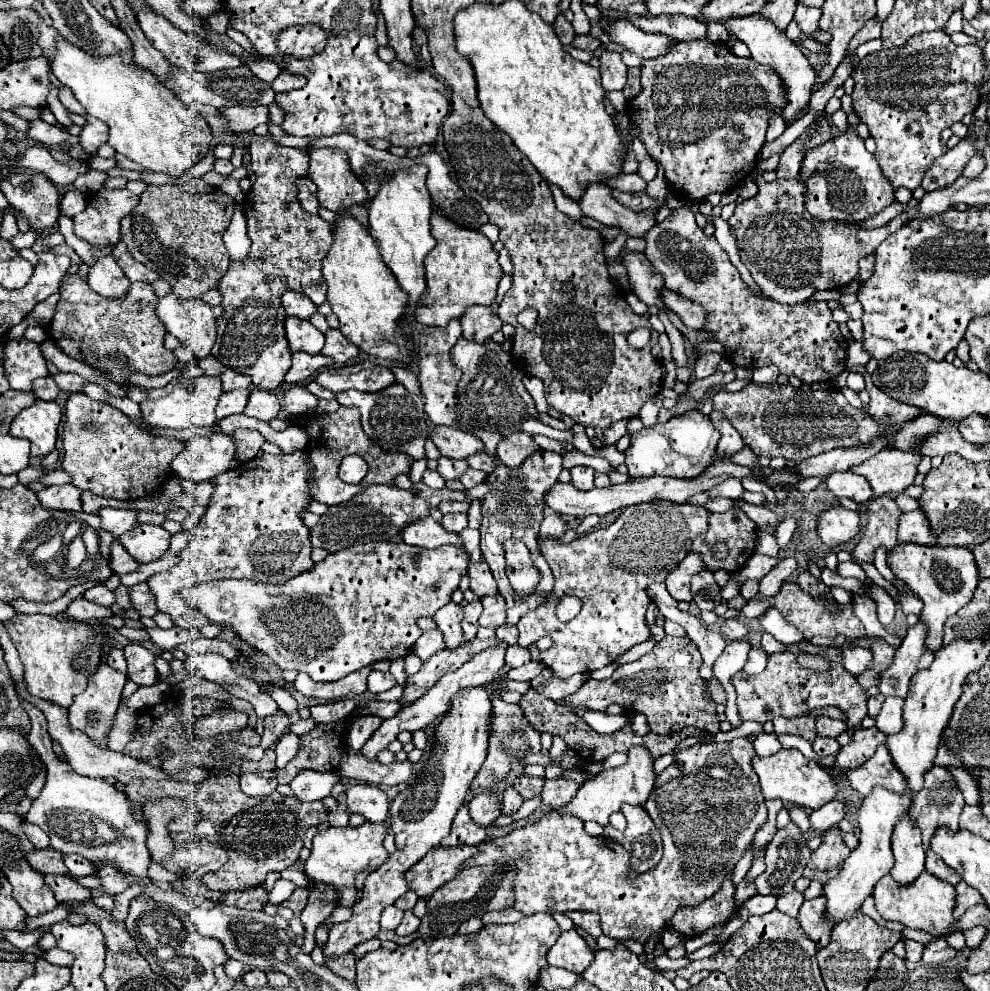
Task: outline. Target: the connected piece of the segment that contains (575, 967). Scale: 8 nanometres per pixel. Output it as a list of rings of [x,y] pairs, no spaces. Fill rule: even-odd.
[[[574,929],[564,931],[548,951],[550,965],[562,967],[572,973],[584,973],[592,961],[594,961],[594,951]]]

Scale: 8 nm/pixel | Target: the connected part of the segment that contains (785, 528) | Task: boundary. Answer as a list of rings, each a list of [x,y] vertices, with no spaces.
[[[788,517],[788,519],[784,519],[784,521],[778,525],[776,541],[778,541],[780,549],[784,549],[784,547],[790,543],[790,539],[792,539],[792,535],[794,535],[796,527],[798,527],[798,521],[796,521],[794,517]]]

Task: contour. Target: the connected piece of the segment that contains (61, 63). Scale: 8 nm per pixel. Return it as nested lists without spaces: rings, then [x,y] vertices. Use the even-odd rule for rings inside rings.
[[[40,19],[40,45],[48,55],[56,51],[52,61],[52,73],[60,83],[68,85],[86,109],[88,115],[104,121],[110,127],[108,145],[142,165],[142,169],[166,173],[170,177],[182,177],[198,163],[210,149],[212,131],[210,125],[188,105],[184,105],[170,89],[166,89],[152,73],[136,67],[130,53],[114,57],[92,57],[70,43],[60,39],[54,27],[48,27]]]

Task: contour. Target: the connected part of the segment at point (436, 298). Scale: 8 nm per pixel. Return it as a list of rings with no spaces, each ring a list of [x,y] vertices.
[[[436,207],[430,223],[436,247],[426,257],[426,295],[422,307],[416,307],[414,317],[422,325],[446,327],[448,321],[464,313],[464,307],[492,305],[496,287],[502,279],[502,269],[498,265],[498,253],[482,233],[460,227],[452,219],[444,217]]]

